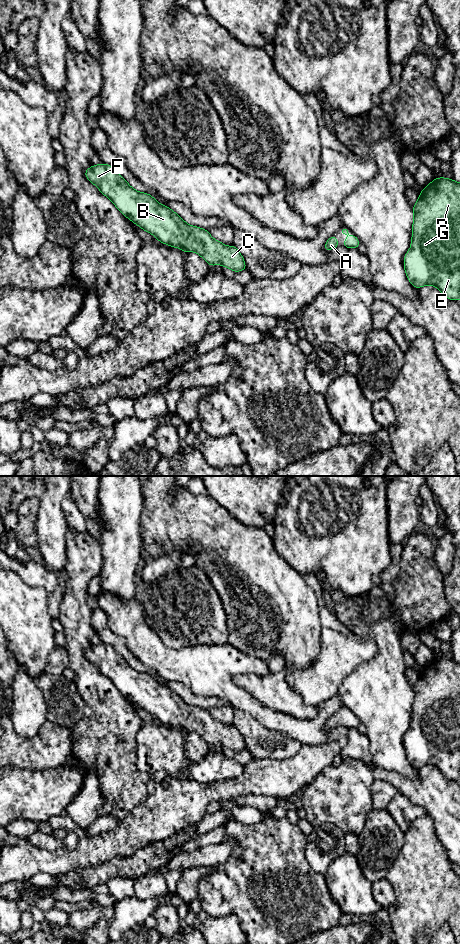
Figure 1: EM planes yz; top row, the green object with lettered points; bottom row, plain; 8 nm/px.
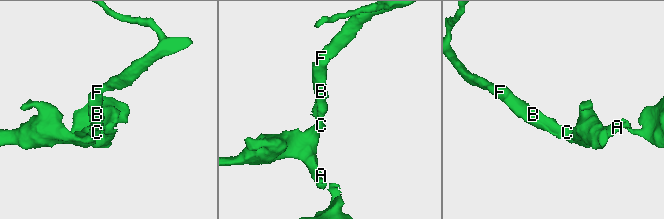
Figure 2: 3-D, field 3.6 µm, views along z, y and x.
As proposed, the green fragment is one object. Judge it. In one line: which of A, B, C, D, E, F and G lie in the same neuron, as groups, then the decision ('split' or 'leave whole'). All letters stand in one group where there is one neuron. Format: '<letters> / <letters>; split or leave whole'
A B C D E F G; leave whole

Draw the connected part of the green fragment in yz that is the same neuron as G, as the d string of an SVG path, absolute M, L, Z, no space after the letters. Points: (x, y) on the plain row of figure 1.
M444 657L435 658L420 673L414 693L411 727L404 736L404 750L415 768L435 766L450 780L460 780L460 663Z

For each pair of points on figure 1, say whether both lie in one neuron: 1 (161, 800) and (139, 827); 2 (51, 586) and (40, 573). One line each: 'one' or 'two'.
1: one
2: one

